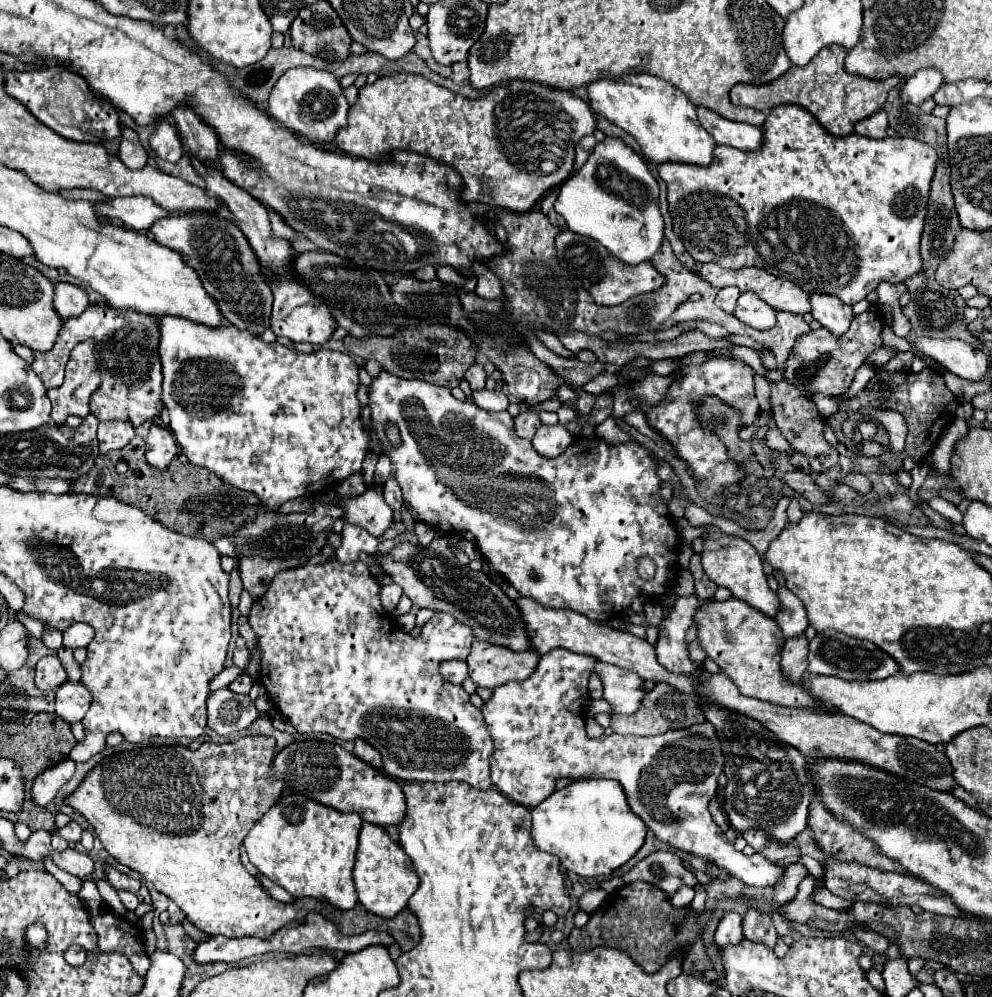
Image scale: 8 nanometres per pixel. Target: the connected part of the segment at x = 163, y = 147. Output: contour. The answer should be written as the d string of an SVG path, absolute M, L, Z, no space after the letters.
M166 120L160 122L160 126L156 126L156 130L152 132L150 146L156 152L156 156L160 156L162 160L178 162L182 158L182 144L178 130Z

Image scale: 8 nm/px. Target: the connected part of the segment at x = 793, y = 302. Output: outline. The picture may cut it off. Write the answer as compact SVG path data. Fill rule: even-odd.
M702 264L700 266L700 274L706 282L710 282L714 288L724 288L724 286L738 286L742 292L754 292L758 294L766 304L770 304L776 310L786 310L786 312L794 312L794 314L806 314L810 312L810 292L802 290L798 284L794 284L792 280L784 280L784 278L776 278L772 274L768 274L766 270L760 268L738 268L738 270L724 270L718 264Z

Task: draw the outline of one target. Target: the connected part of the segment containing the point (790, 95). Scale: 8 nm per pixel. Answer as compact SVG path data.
M826 46L820 50L806 66L792 66L786 74L776 78L774 82L768 84L736 84L730 90L730 100L732 104L740 106L750 106L760 112L768 112L774 106L780 104L796 104L808 110L822 128L826 128L828 134L832 136L848 136L852 134L852 128L856 122L872 116L878 112L884 102L888 92L900 84L900 76L890 76L886 80L868 80L862 76L846 74L844 70L844 58L846 58L846 48L842 46Z

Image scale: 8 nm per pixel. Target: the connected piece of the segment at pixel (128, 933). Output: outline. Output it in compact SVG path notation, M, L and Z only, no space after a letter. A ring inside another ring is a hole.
M100 912L96 916L92 916L92 926L96 928L98 936L100 936L100 950L114 950L114 952L122 952L128 956L130 964L134 966L134 970L138 974L146 974L150 968L150 960L144 952L144 944L142 944L142 934L138 928L134 928L132 924L124 922L122 918L118 918L112 912Z

